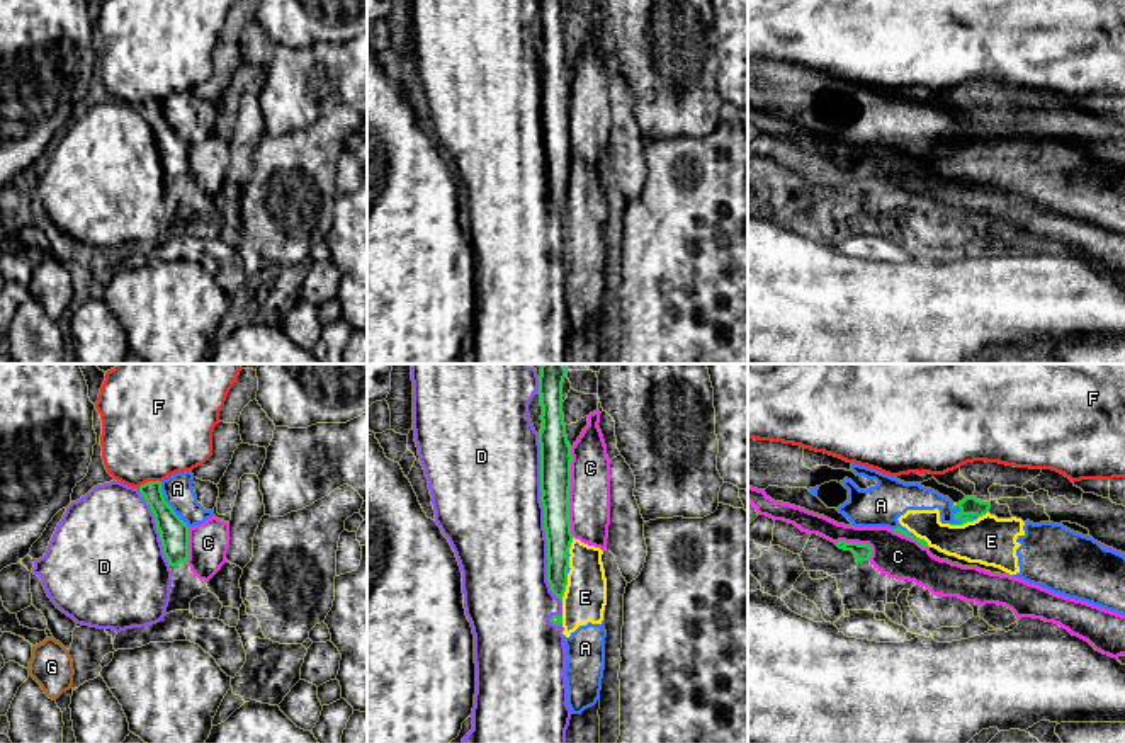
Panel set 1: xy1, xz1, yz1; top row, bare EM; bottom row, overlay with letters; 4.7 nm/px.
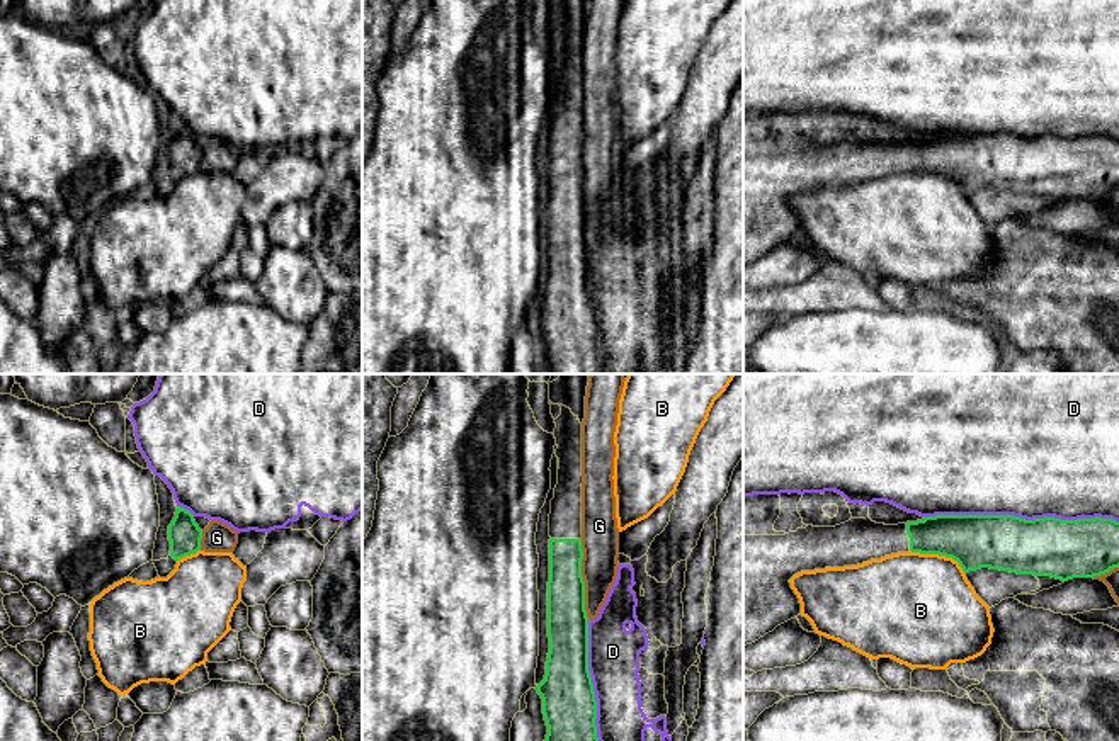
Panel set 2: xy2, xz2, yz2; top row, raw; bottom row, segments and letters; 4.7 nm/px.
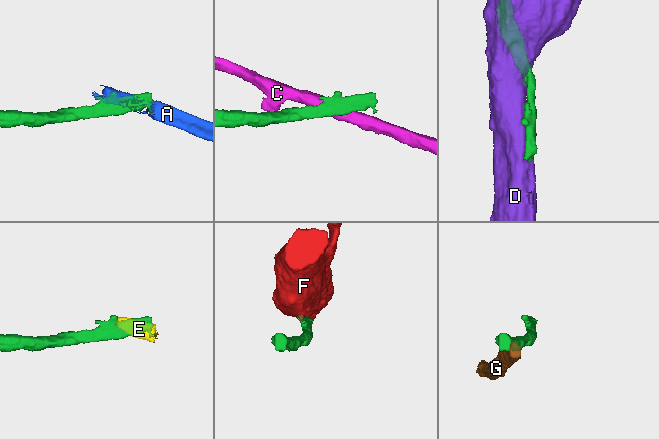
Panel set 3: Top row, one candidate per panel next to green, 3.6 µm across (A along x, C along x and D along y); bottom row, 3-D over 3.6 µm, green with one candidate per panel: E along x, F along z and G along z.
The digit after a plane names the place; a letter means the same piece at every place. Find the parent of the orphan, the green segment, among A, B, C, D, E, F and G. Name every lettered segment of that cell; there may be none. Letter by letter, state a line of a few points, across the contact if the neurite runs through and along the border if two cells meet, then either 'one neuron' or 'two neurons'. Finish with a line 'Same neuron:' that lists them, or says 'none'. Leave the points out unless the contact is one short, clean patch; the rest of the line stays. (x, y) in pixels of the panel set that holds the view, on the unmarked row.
A: two neurons
B: yz2 (910, 169), (951, 175), (965, 191) | two neurons
C: xz1 (570, 67), (570, 152), (573, 155) | two neurons
D: two neurons
E: two neurons
F: xy1 (160, 99), (150, 99), (138, 107) | two neurons
G: two neurons
Same neuron: none

